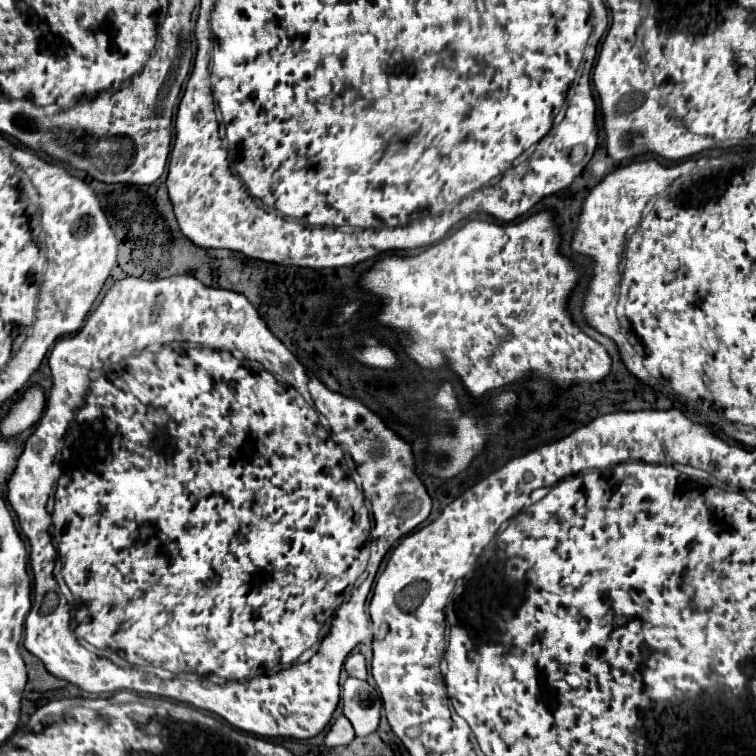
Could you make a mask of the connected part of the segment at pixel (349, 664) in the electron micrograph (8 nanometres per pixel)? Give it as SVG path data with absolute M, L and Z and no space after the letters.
M353 653L347 657L345 661L345 671L351 675L351 677L357 677L357 679L367 679L367 665L365 665L365 657L361 653Z

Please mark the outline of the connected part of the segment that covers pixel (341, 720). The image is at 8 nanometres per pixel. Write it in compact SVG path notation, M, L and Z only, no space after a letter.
M341 715L331 725L331 729L329 729L327 737L325 737L325 745L327 747L339 747L339 745L351 743L353 739L355 739L355 731L353 731L351 723L349 723L349 719L345 715Z

